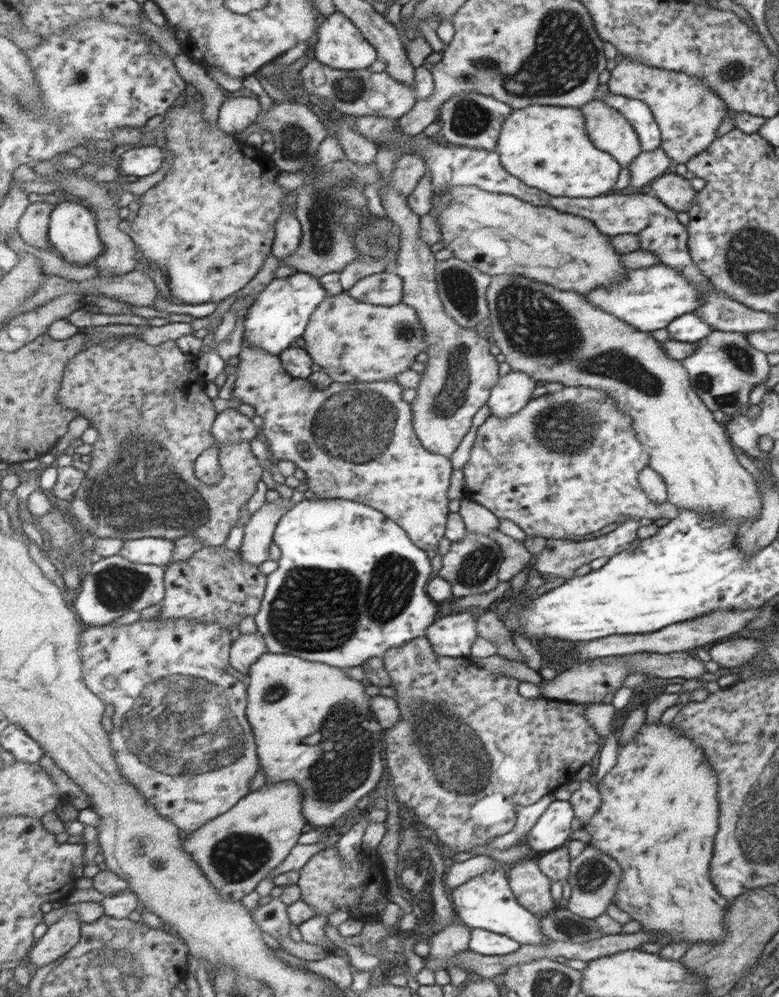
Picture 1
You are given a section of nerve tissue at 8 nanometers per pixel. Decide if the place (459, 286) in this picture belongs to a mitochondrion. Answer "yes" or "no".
yes

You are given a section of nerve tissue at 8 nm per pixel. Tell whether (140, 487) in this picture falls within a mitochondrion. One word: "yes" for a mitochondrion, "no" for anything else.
yes

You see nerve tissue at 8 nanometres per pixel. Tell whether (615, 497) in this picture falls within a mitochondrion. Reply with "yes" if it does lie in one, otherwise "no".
no

